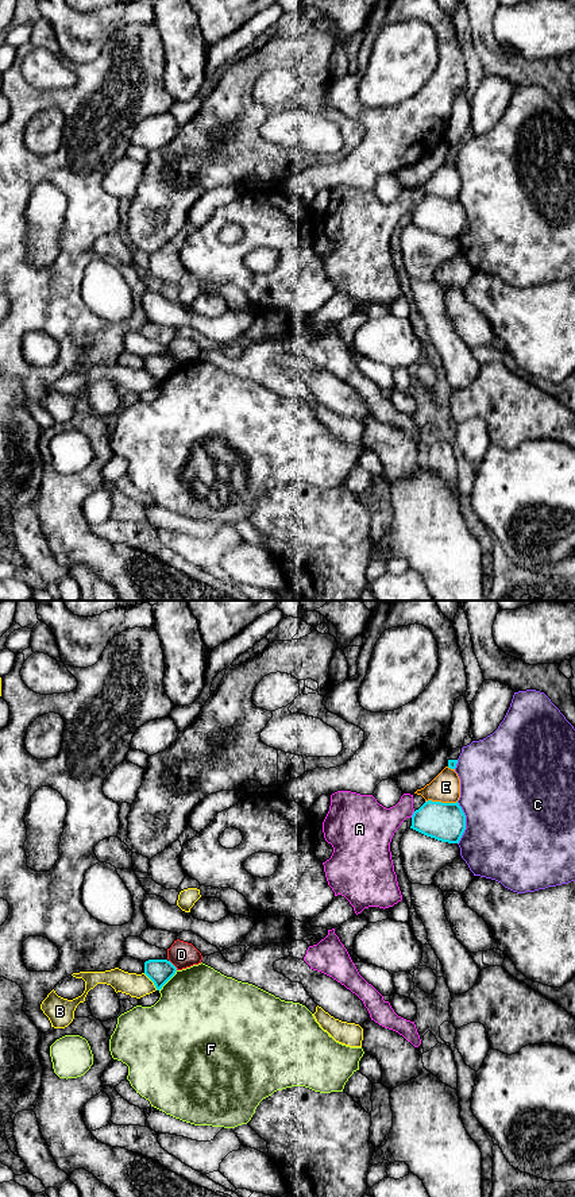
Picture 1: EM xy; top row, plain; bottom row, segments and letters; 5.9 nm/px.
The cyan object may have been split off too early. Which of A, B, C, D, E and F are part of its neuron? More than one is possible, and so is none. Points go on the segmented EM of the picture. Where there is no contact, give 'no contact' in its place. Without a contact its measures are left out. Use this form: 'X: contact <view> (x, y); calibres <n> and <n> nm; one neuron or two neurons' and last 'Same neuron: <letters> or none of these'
A: contact xy (413, 814); calibres 240 and 260 nm; two neurons
B: contact xy (151, 980); calibres 150 and 140 nm; two neurons
C: contact xy (464, 823); calibres 240 and 500 nm; two neurons
D: contact xy (173, 965); calibres 150 and 160 nm; two neurons
E: contact xy (440, 802); calibres 240 and 180 nm; two neurons
F: contact xy (168, 980); calibres 150 and 480 nm; two neurons
Same neuron: none of these

